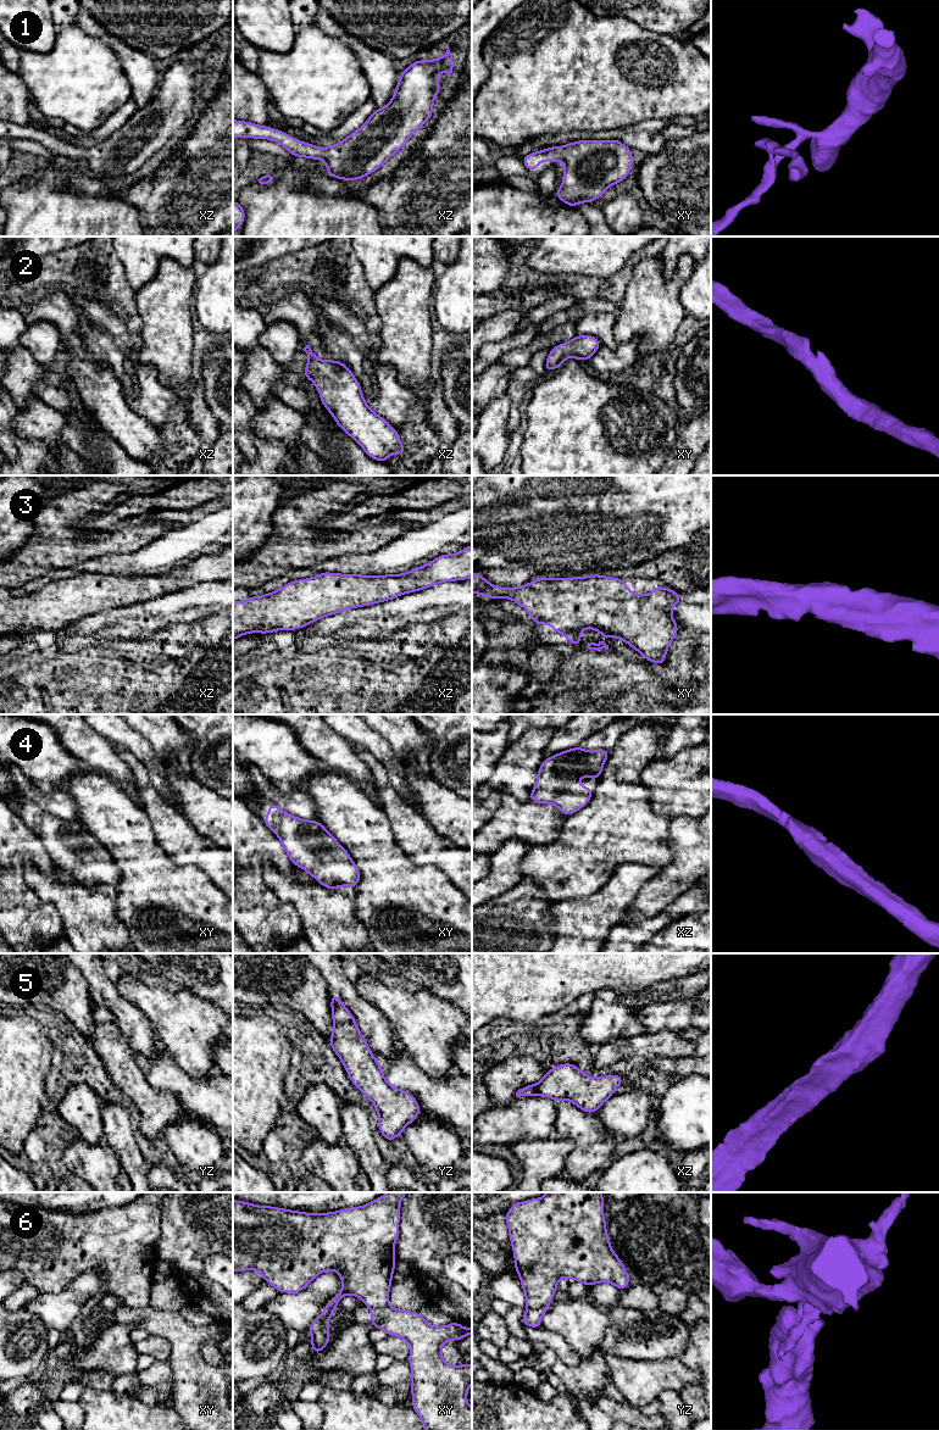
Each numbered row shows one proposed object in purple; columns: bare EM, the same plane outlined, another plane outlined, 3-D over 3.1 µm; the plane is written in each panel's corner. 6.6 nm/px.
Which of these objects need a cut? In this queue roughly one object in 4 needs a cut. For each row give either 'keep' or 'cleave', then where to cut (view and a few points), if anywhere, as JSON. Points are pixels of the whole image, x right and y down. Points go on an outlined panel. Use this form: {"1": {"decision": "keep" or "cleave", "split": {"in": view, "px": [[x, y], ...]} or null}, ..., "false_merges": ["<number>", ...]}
{"1": {"decision": "keep", "split": null}, "2": {"decision": "keep", "split": null}, "3": {"decision": "keep", "split": null}, "4": {"decision": "keep", "split": null}, "5": {"decision": "keep", "split": null}, "6": {"decision": "cleave", "split": {"in": "yz", "px": [[527, 1307], [546, 1308]]}}, "false_merges": ["6"]}

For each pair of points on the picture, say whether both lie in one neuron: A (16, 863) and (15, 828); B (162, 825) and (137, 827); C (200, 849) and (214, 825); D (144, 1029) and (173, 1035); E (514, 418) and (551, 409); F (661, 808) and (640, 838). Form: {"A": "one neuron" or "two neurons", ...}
{"A": "two neurons", "B": "two neurons", "C": "two neurons", "D": "two neurons", "E": "two neurons", "F": "two neurons"}

